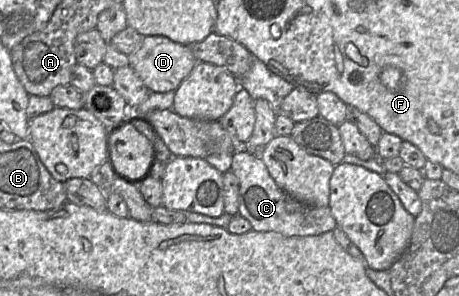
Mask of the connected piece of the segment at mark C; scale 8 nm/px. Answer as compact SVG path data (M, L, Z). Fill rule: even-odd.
M243 148L233 154L230 171L239 181L238 214L249 221L252 230L277 232L286 237L303 237L320 235L335 229L336 221L328 206L311 207L292 198L277 186L262 159L249 154Z

